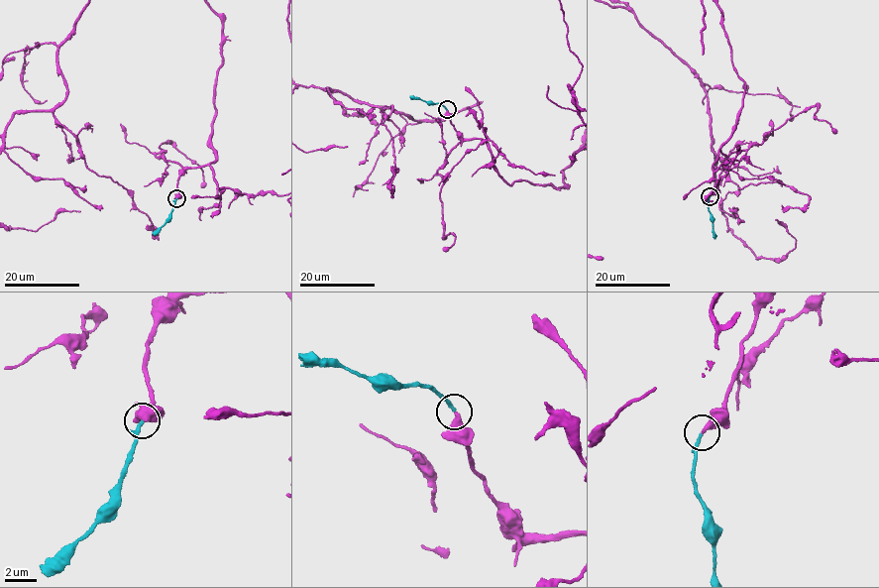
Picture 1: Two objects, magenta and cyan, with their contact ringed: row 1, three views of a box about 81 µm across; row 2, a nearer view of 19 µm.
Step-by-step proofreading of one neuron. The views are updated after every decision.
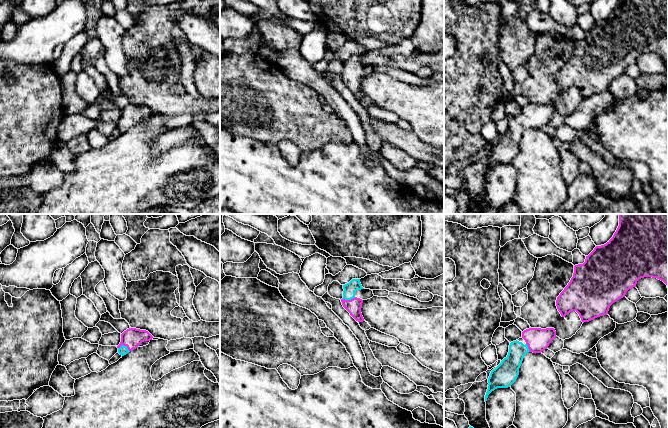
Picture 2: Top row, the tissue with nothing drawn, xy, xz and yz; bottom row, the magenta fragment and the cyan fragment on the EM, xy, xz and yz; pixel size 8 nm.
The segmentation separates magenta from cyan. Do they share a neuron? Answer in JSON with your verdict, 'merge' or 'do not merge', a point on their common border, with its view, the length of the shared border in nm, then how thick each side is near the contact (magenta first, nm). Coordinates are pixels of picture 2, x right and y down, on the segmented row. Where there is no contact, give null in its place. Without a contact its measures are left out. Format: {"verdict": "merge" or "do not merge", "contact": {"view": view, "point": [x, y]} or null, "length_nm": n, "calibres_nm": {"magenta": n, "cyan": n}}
{"verdict": "merge", "contact": {"view": "xy", "point": [124, 345]}, "length_nm": 100, "calibres_nm": {"magenta": 160, "cyan": 80}}

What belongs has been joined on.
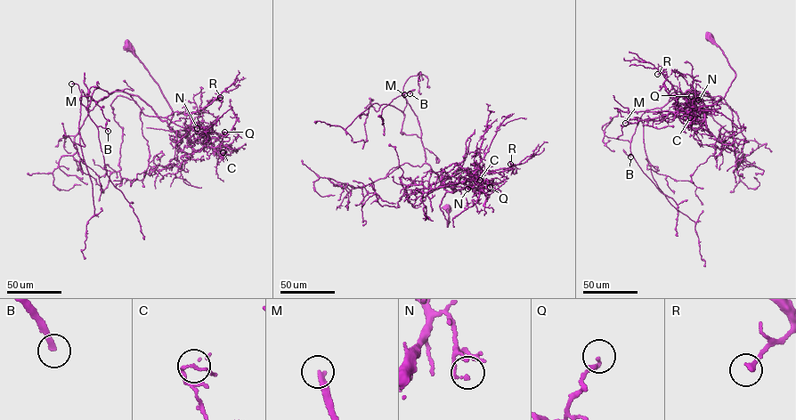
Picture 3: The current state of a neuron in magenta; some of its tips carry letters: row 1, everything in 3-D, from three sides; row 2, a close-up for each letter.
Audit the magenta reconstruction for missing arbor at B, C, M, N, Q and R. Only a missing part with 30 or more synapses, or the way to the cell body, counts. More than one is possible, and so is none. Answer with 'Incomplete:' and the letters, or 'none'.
Incomplete: B, M

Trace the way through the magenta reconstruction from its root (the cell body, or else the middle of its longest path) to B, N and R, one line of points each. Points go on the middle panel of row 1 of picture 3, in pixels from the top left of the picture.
B: (447, 207), (450, 222), (447, 226), (440, 205), (448, 191), (426, 162), (417, 117), (402, 93), (410, 93)
N: (447, 207), (450, 222), (447, 226), (440, 206), (444, 195), (467, 189)
R: (447, 207), (447, 226), (440, 206), (446, 192), (467, 187), (471, 181), (468, 171), (493, 170), (510, 164)

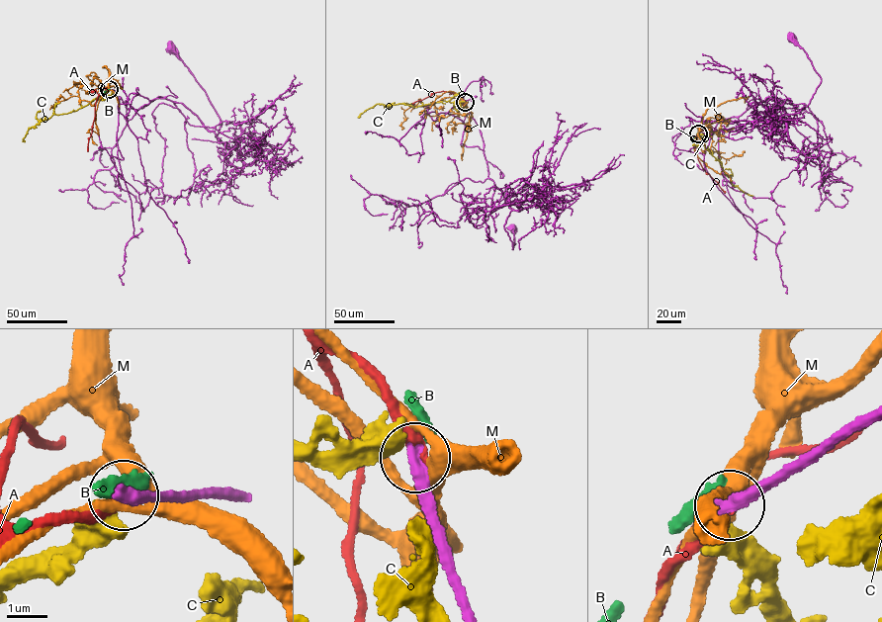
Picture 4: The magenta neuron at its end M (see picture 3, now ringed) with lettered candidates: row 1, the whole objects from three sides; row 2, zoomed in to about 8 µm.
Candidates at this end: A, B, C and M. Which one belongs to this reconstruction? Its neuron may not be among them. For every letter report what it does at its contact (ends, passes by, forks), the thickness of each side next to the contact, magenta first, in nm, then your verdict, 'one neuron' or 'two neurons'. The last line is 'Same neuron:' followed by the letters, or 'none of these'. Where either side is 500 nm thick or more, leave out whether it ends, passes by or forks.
A: it ends | 360/420 nm | one neuron
B: it ends | 280/400 nm | two neurons
C: 280/650 nm | two neurons
M: it passes by | 400/480 nm | two neurons
Same neuron: A

